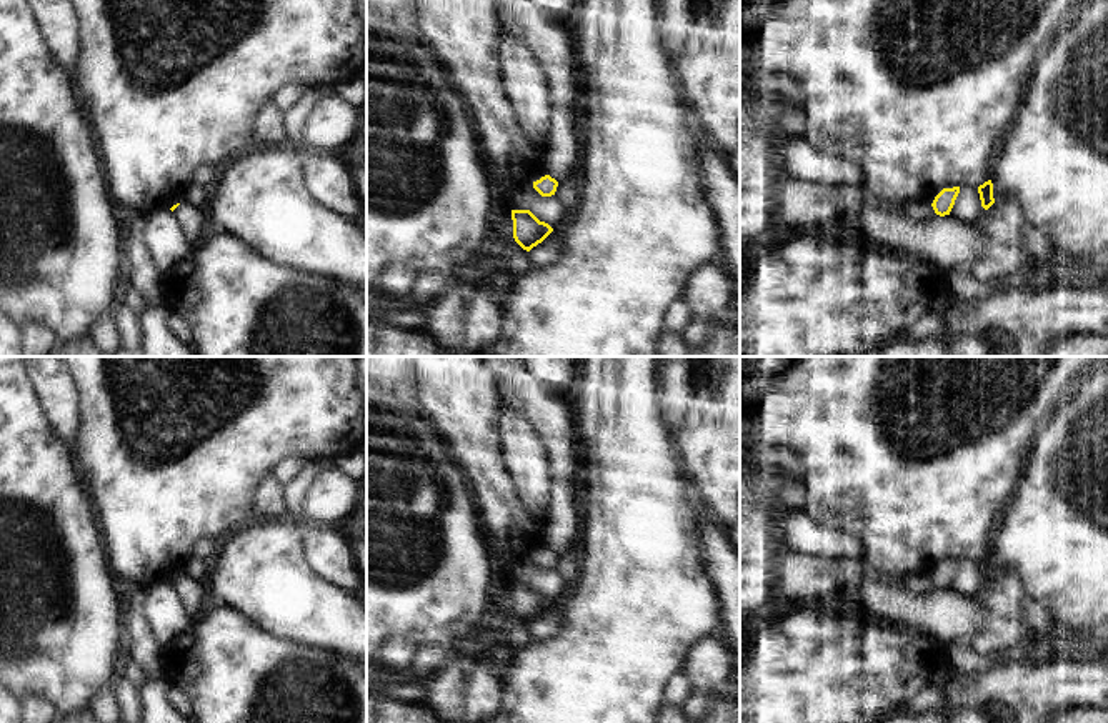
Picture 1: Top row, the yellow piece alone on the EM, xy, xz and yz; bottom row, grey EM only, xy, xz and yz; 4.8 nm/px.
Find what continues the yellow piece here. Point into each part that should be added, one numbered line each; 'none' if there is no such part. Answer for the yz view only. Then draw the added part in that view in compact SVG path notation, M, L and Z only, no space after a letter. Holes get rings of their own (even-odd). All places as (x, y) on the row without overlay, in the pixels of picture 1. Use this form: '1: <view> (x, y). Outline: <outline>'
none

